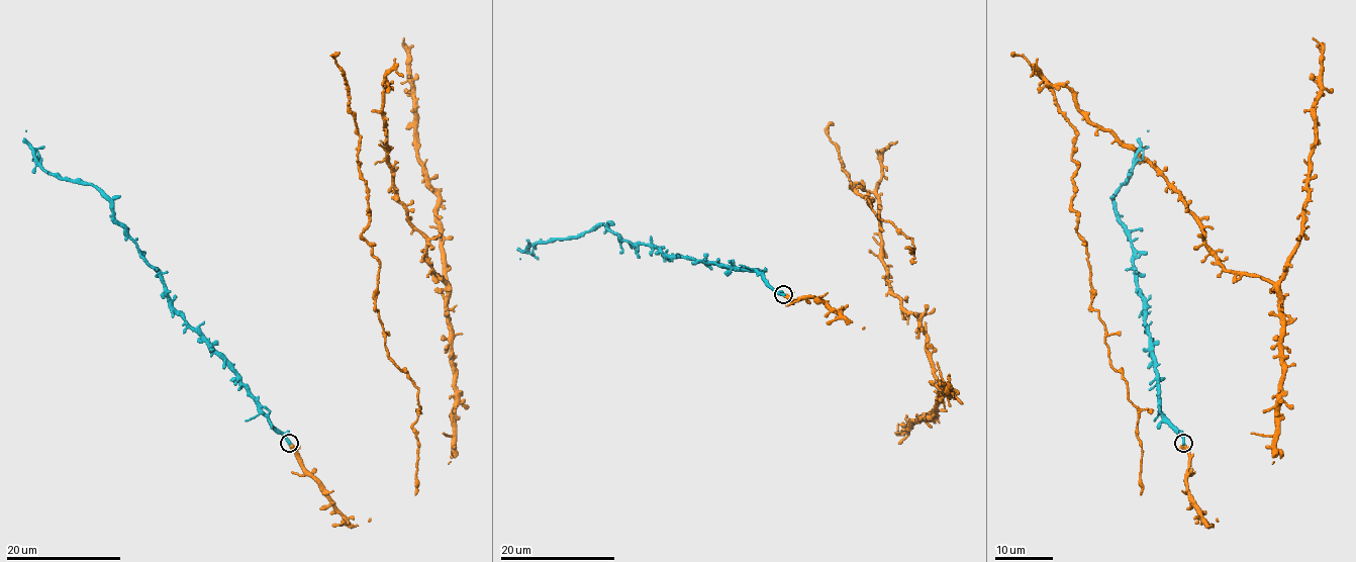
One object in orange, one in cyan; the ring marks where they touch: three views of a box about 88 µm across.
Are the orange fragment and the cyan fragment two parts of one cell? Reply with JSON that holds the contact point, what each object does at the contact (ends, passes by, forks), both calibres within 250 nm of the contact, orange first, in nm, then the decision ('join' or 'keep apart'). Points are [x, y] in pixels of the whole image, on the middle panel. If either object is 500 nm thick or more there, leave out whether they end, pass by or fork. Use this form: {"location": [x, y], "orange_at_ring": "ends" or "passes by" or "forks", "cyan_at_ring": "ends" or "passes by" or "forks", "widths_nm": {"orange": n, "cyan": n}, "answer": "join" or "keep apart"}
{"location": [783, 294], "orange_at_ring": "ends", "cyan_at_ring": "ends", "widths_nm": {"orange": 440, "cyan": 360}, "answer": "join"}

